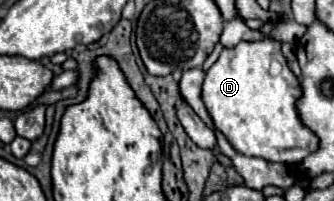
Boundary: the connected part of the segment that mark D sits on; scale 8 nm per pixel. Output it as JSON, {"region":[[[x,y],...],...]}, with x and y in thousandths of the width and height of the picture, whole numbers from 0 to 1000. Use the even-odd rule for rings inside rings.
{"region":[[[790,184],[772,204],[719,204],[707,234],[671,244],[653,303],[617,363],[605,423],[605,502],[617,522],[623,572],[641,602],[641,632],[677,672],[683,711],[713,761],[868,821],[898,811],[916,771],[952,741],[952,682],[928,642],[916,642],[886,572],[880,512],[892,483],[898,483],[898,413],[844,274],[838,204],[820,204],[814,184]]]}

